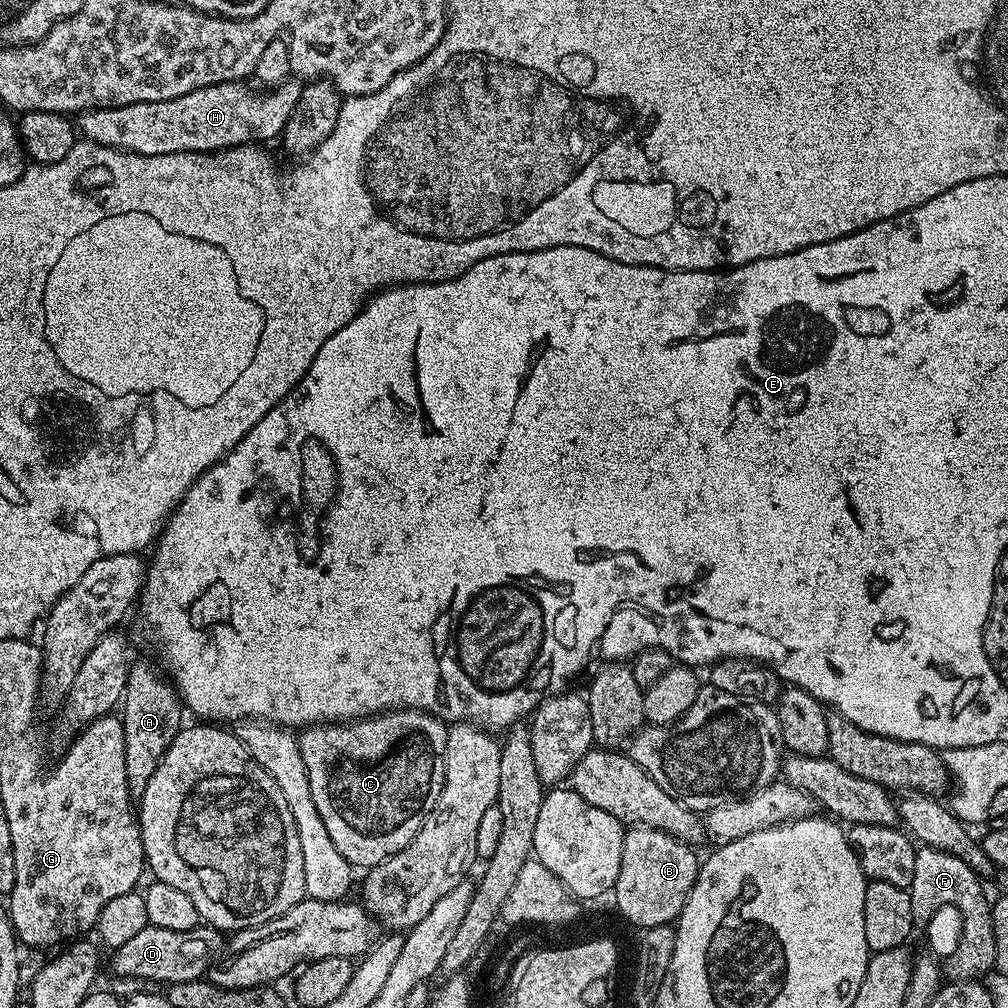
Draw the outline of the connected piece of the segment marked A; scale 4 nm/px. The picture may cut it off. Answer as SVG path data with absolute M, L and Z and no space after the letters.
M148 660L133 661L129 665L127 686L120 706L127 785L133 797L138 798L144 792L162 754L179 732L182 724L180 712L182 701L179 693L165 673L163 676L159 668Z

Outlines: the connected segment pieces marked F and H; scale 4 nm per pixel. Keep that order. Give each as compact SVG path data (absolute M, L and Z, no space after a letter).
M923 846L917 847L916 857L914 858L914 882L909 886L910 906L912 907L912 918L916 922L927 921L940 906L954 906L962 916L962 934L961 941L958 942L958 948L954 950L943 961L942 968L945 973L948 972L953 981L957 980L974 980L984 978L984 975L990 973L996 966L996 951L994 950L994 922L992 921L992 905L990 896L984 893L984 888L979 884L978 873L962 858L954 854L946 854L942 850L934 850Z
M231 80L214 86L205 86L198 90L190 90L190 94L182 94L182 98L170 98L162 102L134 102L130 106L114 106L113 108L90 108L87 112L81 112L78 116L78 132L83 139L90 140L94 144L110 146L111 148L120 148L124 152L133 152L143 156L153 156L154 154L174 154L175 152L222 152L225 148L236 148L240 144L265 143L264 140L276 139L283 133L286 122L289 121L290 114L293 113L294 105L298 102L298 96L301 94L301 85L294 80L287 80L283 84L273 87L269 90L260 90L254 92L247 88L247 83Z

